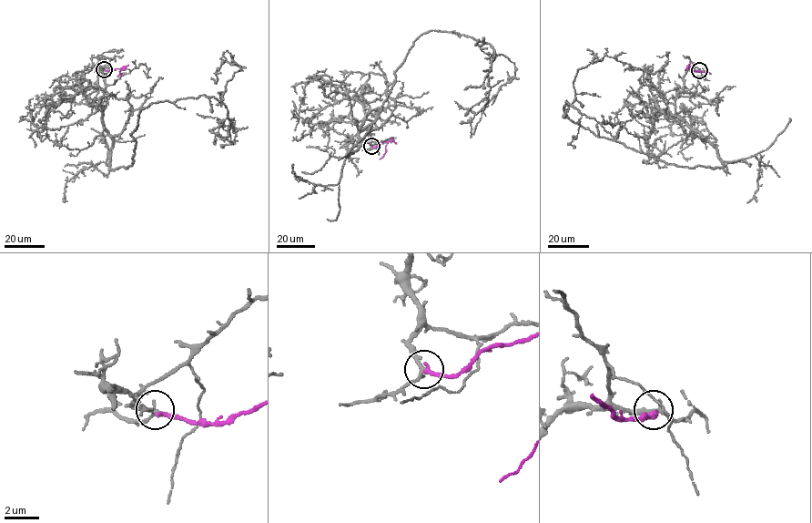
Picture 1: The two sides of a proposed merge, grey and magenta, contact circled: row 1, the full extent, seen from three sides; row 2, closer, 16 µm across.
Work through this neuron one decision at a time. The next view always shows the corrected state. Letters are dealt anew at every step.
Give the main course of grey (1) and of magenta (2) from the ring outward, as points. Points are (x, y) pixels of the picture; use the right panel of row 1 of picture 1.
1: (699, 70), (683, 77), (675, 110), (722, 167), (668, 164), (563, 112), (578, 69), (605, 55), (663, 67)
2: (699, 70), (710, 73)

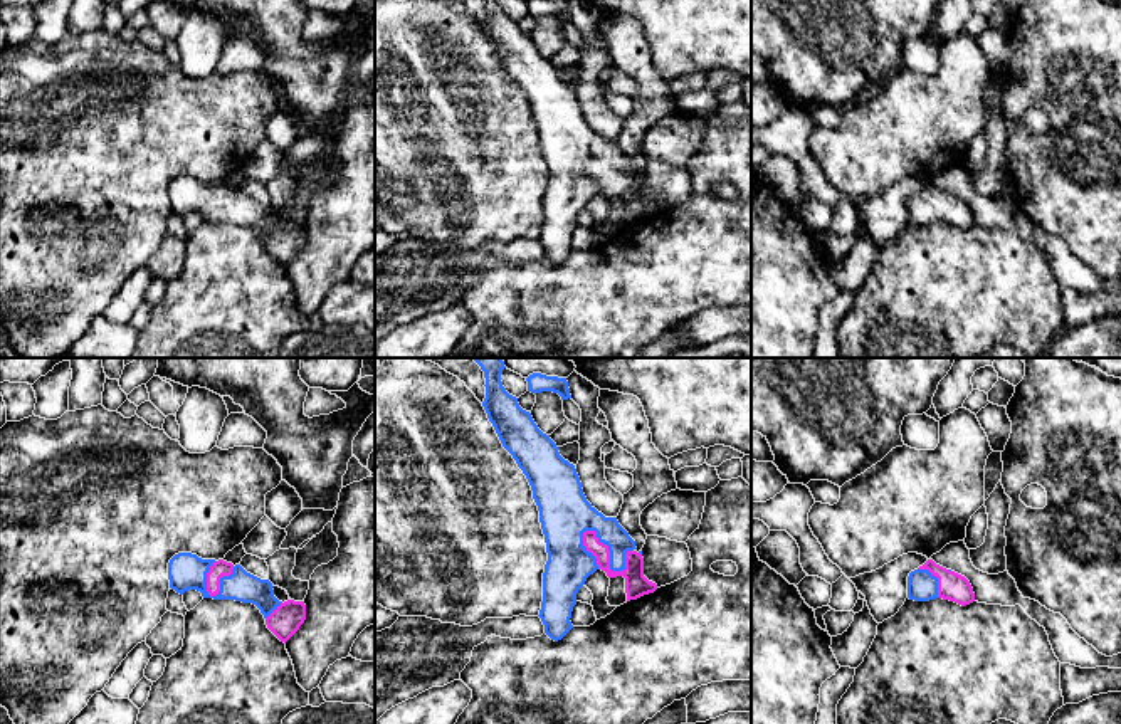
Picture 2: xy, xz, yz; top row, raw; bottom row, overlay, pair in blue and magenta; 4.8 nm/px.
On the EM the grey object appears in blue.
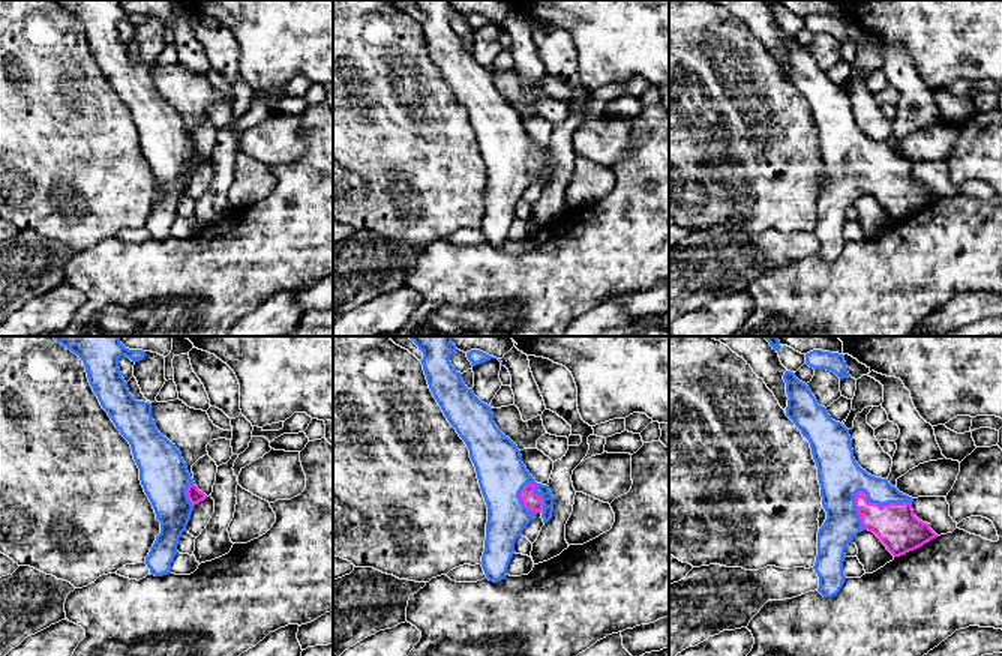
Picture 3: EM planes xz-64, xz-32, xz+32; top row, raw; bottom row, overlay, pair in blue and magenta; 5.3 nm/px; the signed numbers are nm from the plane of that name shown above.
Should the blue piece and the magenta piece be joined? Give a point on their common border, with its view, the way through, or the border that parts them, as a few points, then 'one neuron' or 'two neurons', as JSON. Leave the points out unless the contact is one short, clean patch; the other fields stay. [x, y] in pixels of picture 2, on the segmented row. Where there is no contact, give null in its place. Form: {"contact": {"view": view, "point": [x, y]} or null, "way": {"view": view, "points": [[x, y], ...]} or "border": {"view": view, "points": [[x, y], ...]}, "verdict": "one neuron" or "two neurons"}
{"contact": {"view": "xz", "point": [610, 553]}, "way": {"view": "xz", "points": [[568, 565], [585, 531], [610, 553], [610, 568], [637, 585]]}, "verdict": "one neuron"}

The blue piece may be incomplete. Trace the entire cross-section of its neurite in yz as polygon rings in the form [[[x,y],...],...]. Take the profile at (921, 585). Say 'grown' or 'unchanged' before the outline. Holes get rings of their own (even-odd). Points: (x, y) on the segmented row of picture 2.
grown; [[[928,559],[923,566],[909,573],[908,598],[914,601],[943,598],[965,606],[975,601],[975,593],[965,576]]]

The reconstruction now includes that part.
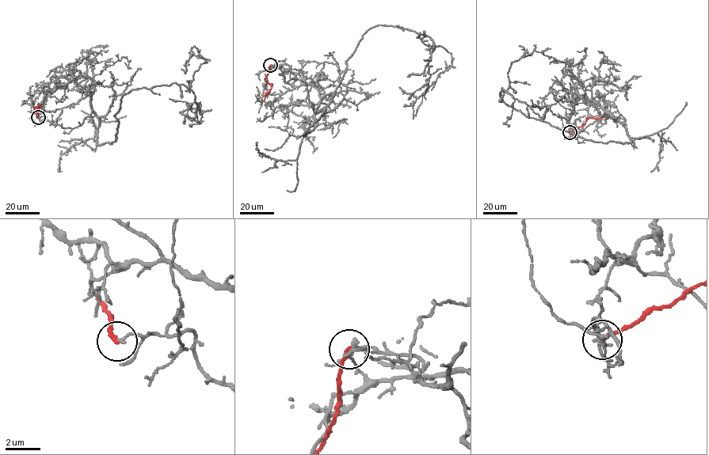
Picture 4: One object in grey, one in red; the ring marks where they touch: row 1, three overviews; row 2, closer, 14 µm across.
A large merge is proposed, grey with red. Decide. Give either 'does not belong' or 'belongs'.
does not belong

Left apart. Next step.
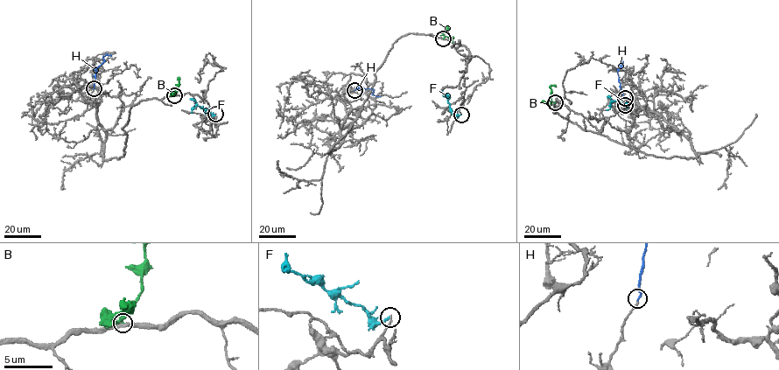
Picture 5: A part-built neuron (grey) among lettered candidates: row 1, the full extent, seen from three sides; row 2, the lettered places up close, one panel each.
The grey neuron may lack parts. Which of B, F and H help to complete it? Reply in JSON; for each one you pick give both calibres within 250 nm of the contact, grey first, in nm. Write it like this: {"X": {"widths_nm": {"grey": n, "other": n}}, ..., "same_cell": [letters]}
{"B": {"widths_nm": {"grey": 360, "other": 200}}, "H": {"widths_nm": {"grey": 150, "other": 170}}, "same_cell": ["B", "H"]}

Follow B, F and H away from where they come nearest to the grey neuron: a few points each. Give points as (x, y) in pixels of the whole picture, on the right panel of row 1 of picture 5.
B: (554, 102), (551, 100), (550, 87), (557, 87)
F: (625, 105), (628, 104), (622, 101), (611, 101), (607, 110)
H: (625, 98), (618, 71), (621, 63)

